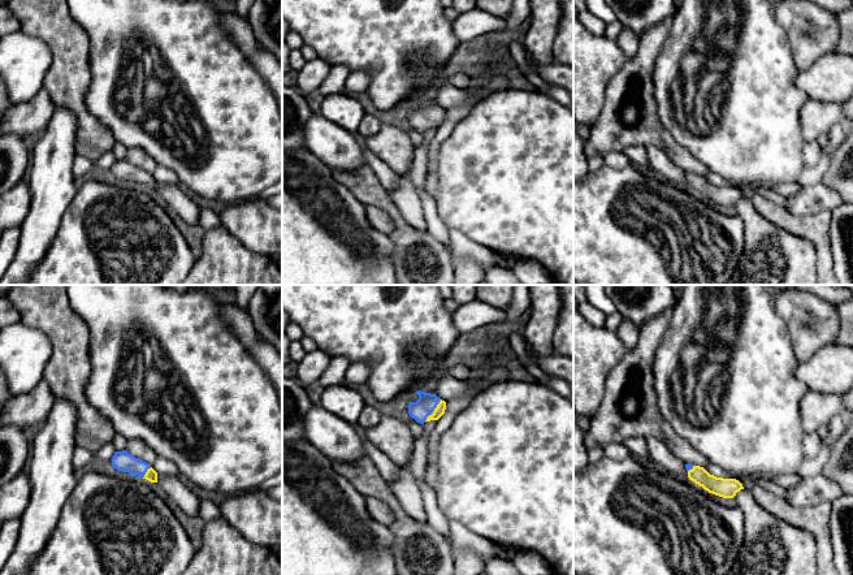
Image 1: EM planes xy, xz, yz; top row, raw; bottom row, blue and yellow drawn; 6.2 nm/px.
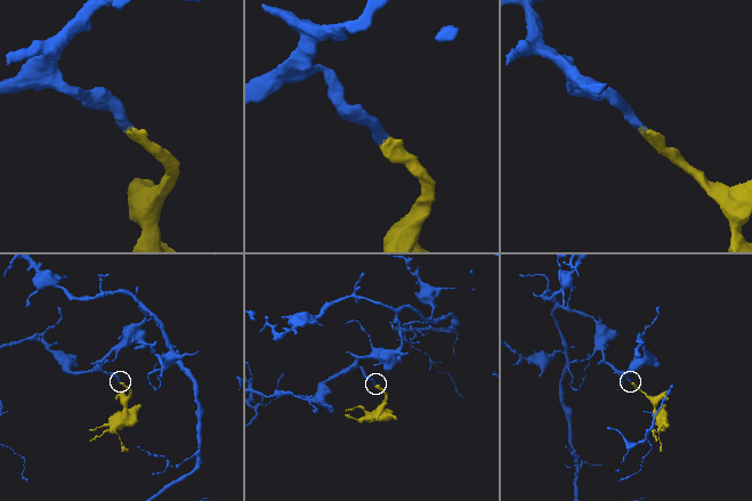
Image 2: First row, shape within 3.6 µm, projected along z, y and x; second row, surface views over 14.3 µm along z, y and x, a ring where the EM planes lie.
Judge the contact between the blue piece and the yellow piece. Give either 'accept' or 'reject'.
accept

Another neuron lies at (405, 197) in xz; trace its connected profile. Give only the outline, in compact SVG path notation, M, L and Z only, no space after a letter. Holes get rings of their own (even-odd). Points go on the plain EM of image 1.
M400 177L397 187L387 191L391 202L395 204L403 219L417 230L426 230L428 224L424 219L424 209L417 191L412 182Z

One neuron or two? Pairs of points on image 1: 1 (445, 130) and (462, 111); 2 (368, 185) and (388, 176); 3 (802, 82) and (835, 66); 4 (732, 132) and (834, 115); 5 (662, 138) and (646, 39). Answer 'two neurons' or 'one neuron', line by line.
1: one neuron
2: two neurons
3: one neuron
4: two neurons
5: one neuron

